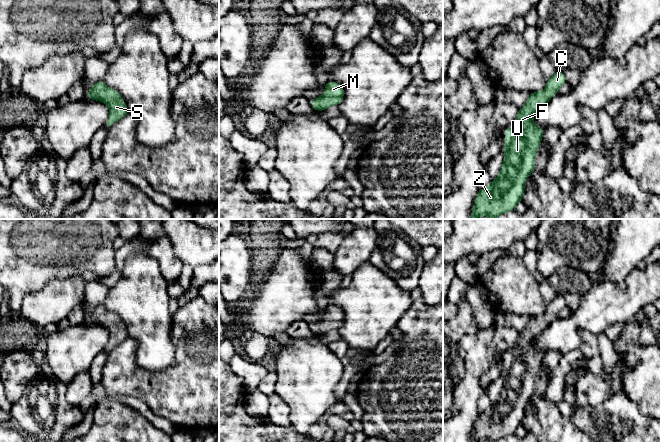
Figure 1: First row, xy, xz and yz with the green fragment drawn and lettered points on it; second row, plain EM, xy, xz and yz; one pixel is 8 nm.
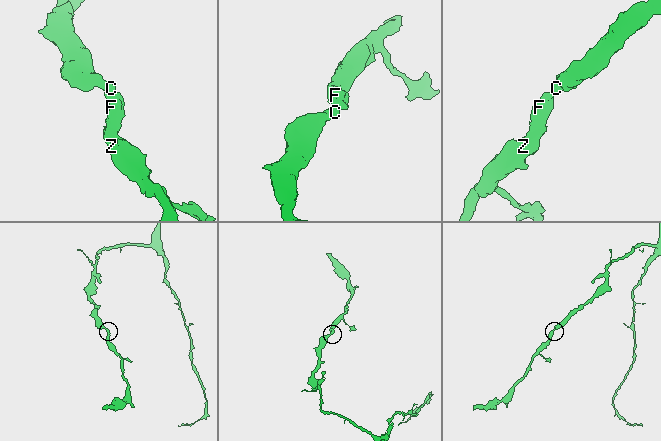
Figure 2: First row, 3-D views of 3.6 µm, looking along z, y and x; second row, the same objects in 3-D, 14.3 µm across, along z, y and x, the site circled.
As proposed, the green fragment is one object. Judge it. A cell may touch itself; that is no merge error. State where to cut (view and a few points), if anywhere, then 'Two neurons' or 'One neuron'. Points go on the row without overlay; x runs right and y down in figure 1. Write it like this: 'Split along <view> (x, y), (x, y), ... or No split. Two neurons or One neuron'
No split. One neuron

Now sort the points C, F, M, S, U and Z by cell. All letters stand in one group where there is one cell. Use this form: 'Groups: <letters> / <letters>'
Groups: C F M S U Z

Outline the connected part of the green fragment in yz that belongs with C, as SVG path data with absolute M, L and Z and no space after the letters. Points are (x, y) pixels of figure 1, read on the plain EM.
M556 295L548 304L546 312L543 315L531 316L525 329L519 333L515 347L505 354L504 385L500 398L492 404L490 409L479 413L470 443L478 443L482 439L496 443L502 437L515 434L518 426L522 424L525 416L525 405L535 394L535 380L545 354L535 350L533 340L557 318L557 314L565 307L564 298Z

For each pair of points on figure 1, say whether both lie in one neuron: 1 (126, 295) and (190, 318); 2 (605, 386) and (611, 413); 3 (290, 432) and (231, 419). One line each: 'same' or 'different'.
1: different
2: different
3: same

